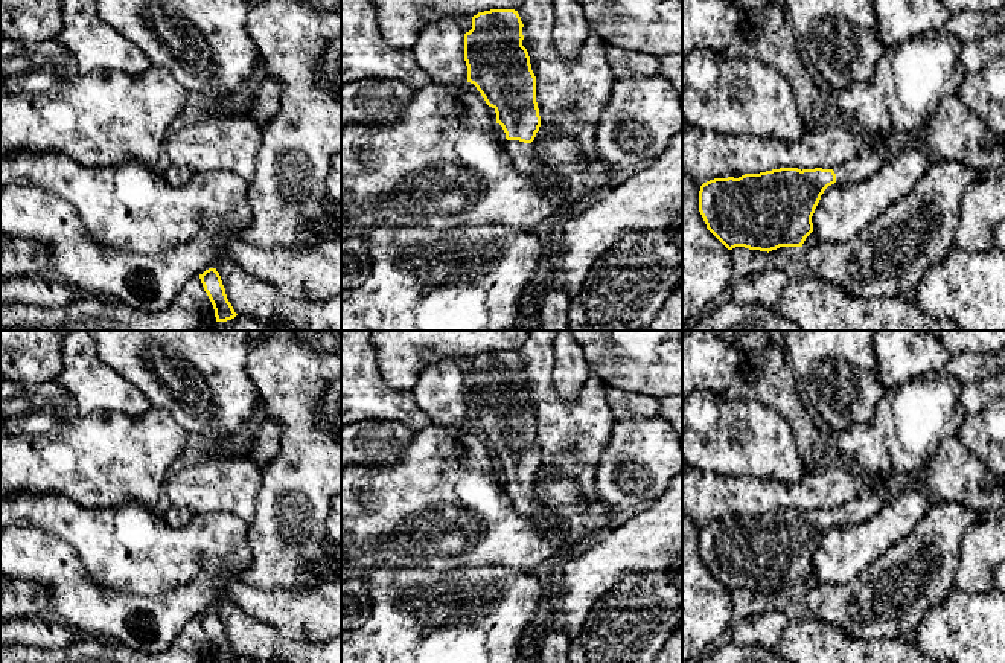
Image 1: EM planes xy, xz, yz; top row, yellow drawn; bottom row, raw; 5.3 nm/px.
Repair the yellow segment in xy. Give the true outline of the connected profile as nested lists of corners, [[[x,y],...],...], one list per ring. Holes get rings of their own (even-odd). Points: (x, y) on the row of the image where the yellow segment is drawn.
[[[216,268],[206,270],[203,274],[199,274],[199,279],[213,305],[216,322],[234,319],[238,314],[227,299],[225,288]]]

